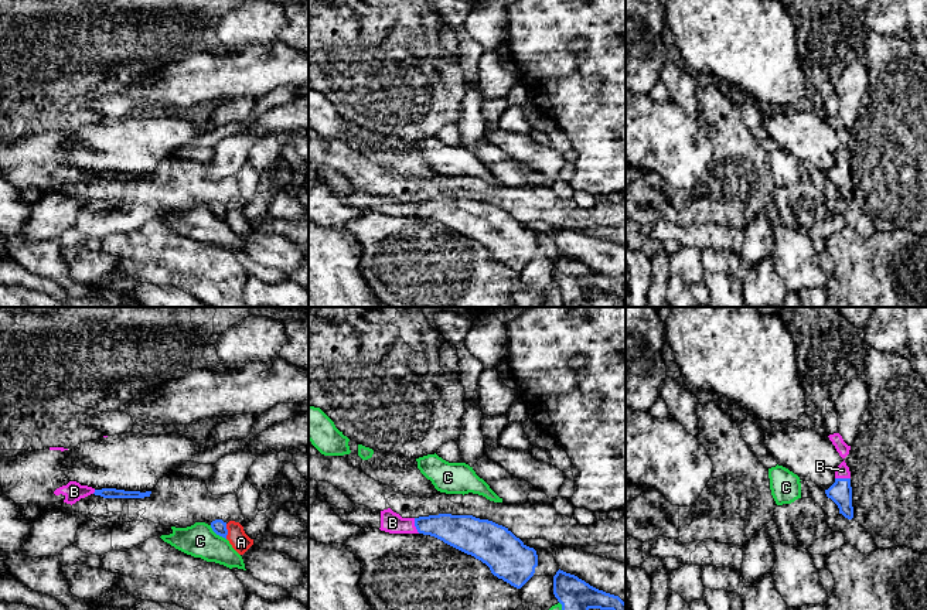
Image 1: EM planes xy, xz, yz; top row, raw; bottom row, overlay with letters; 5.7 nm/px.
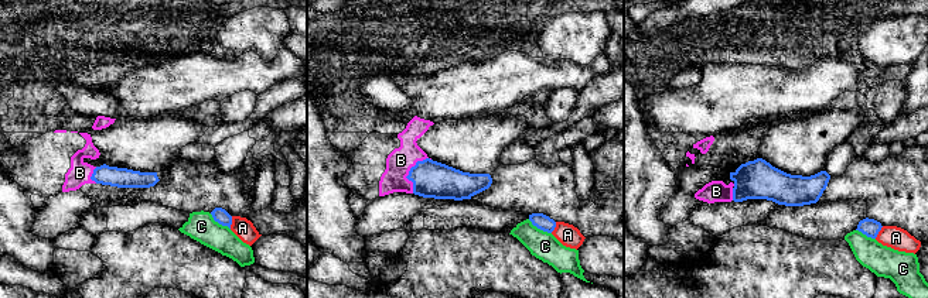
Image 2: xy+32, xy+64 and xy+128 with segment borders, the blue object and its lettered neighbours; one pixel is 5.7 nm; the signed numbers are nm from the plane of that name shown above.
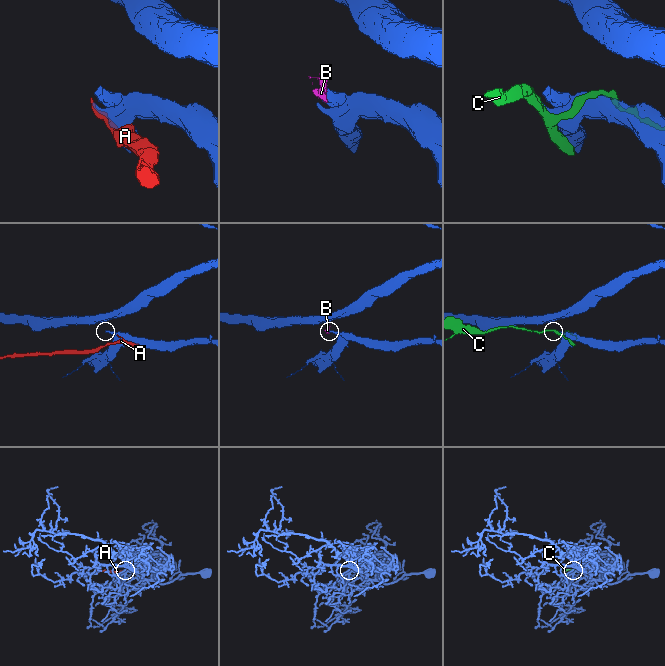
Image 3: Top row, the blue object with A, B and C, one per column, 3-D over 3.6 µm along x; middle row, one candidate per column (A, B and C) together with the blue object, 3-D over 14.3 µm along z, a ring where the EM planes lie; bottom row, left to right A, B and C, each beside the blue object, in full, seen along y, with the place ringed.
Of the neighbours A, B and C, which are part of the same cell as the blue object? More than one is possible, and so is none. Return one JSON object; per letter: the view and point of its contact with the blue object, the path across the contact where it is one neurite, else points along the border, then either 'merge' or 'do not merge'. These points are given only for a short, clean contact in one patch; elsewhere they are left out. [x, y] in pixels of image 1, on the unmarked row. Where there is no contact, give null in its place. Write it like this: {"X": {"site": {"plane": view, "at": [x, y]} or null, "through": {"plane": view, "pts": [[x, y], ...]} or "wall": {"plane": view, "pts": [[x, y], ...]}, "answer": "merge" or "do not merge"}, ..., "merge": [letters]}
{"A": {"site": {"plane": "xy", "at": [227, 214]}, "answer": "do not merge"}, "B": {"site": {"plane": "xz", "at": [415, 208]}, "through": {"plane": "xz", "pts": [[457, 214], [439, 208], [415, 208], [392, 205]]}, "answer": "merge"}, "C": {"site": {"plane": "xy", "at": [217, 217]}, "answer": "do not merge"}, "merge": ["B"]}

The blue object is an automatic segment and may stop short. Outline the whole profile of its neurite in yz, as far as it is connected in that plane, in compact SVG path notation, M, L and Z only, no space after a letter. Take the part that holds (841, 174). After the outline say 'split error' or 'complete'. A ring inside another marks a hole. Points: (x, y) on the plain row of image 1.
M845 143L836 150L835 166L825 173L825 177L838 188L839 197L848 202L853 201L851 154Z | split error

